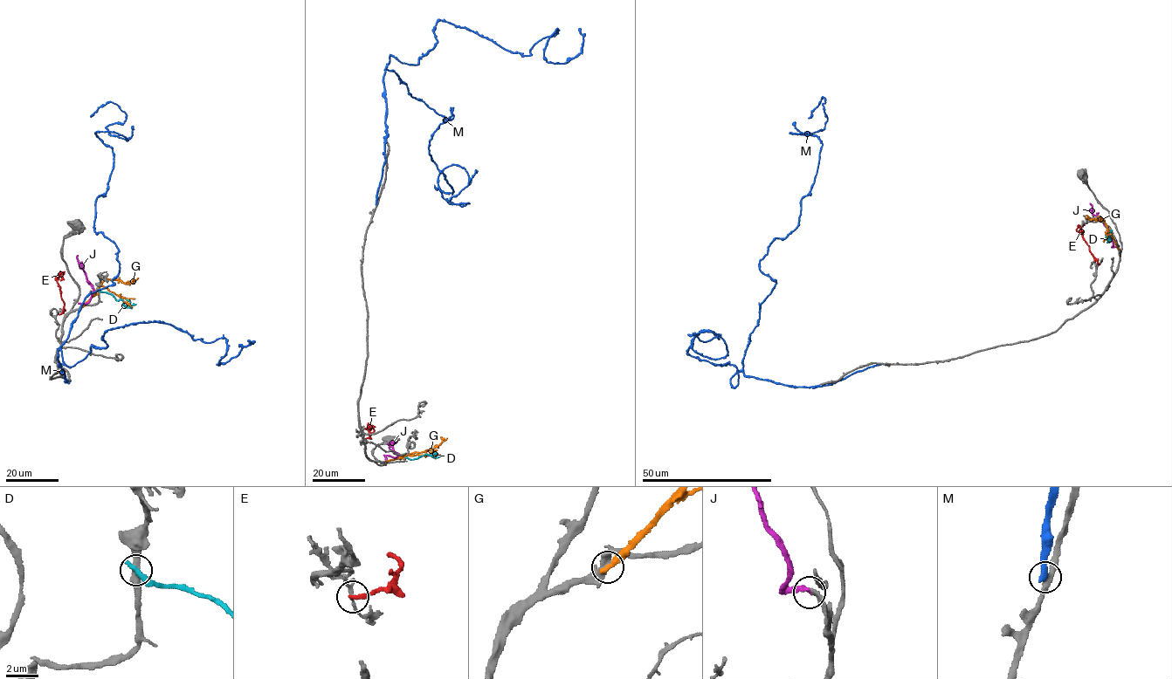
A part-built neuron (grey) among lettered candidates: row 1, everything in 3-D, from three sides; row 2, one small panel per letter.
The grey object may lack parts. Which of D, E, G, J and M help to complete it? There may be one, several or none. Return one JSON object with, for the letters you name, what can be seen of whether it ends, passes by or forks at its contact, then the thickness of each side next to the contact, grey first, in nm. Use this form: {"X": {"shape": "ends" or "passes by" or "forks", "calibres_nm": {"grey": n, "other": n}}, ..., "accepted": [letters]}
{"J": {"shape": "ends", "calibres_nm": {"grey": 240, "other": 400}}, "accepted": ["J"]}

